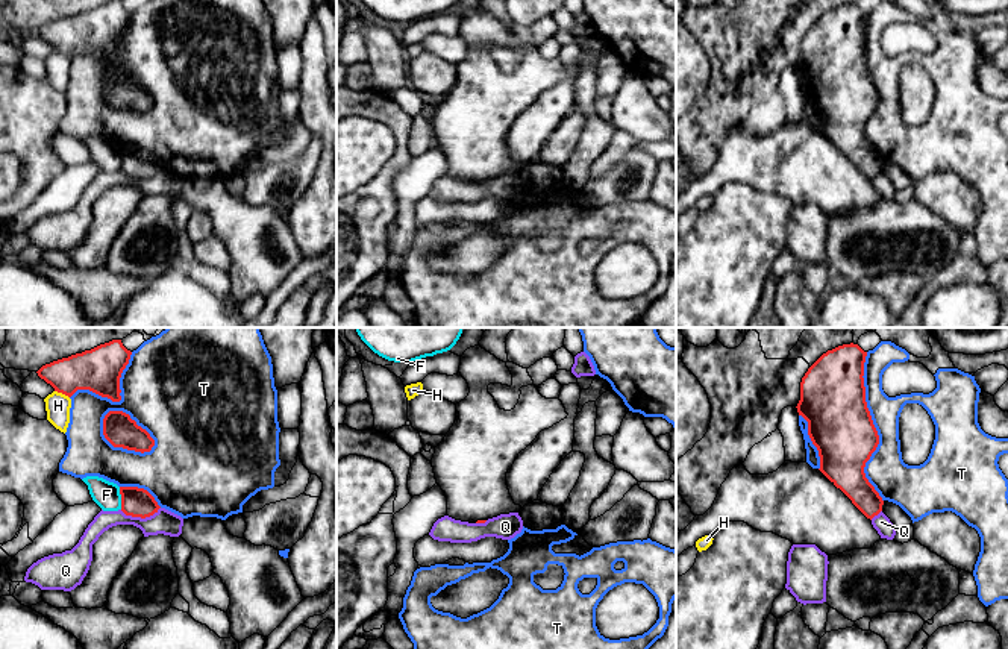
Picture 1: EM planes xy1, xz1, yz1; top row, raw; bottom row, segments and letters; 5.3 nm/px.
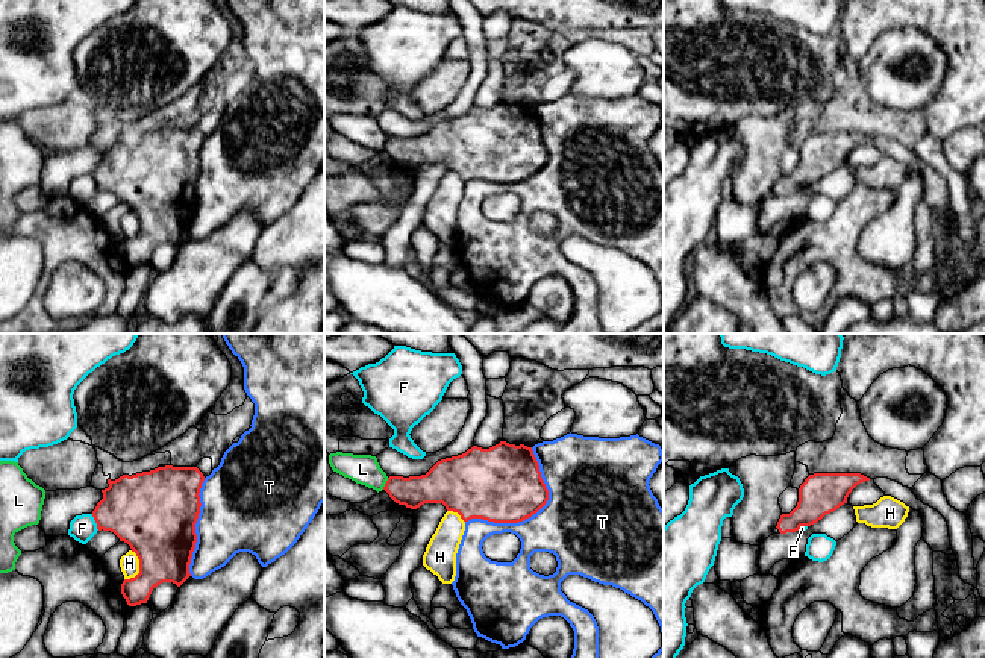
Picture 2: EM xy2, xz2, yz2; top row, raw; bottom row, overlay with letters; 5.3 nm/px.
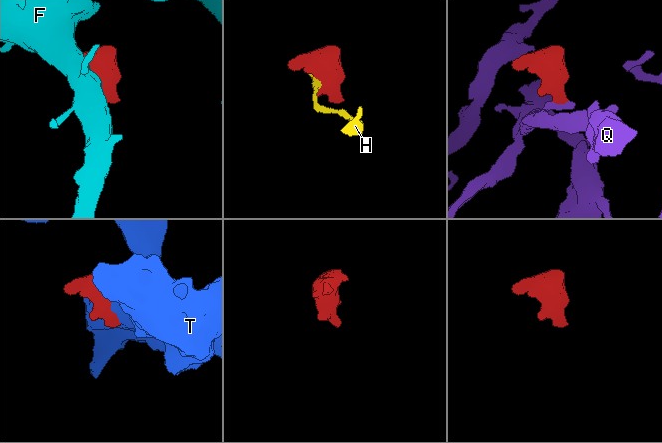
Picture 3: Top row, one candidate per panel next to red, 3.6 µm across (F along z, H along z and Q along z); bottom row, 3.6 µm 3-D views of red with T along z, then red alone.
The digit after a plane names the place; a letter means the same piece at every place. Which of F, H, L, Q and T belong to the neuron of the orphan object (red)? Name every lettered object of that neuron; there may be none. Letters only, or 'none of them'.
none of them

